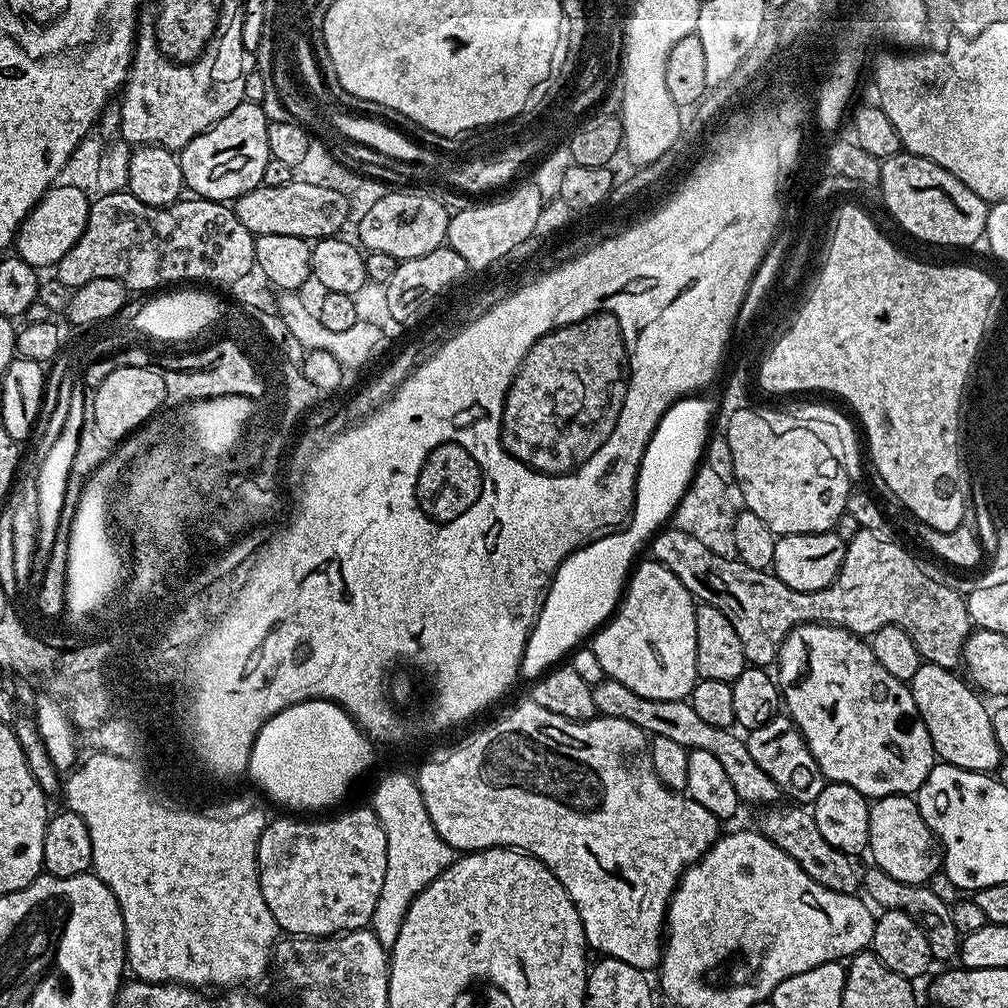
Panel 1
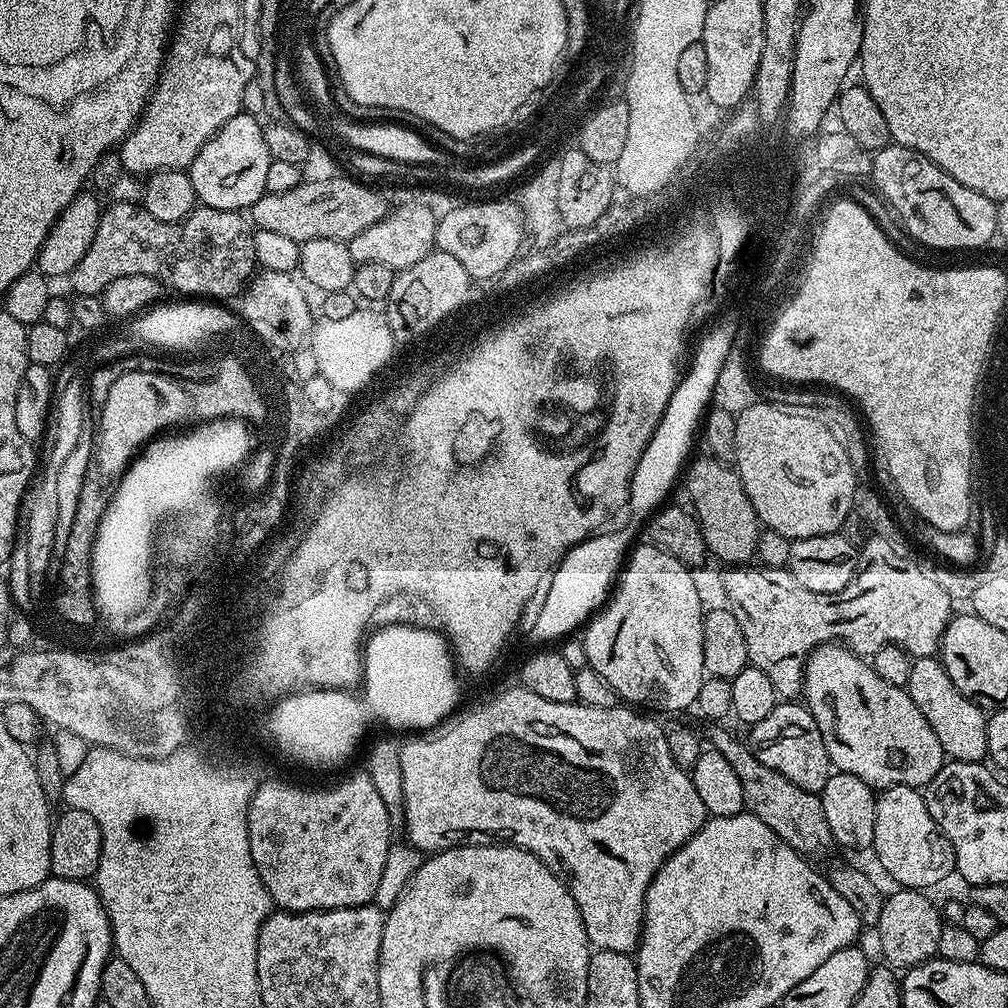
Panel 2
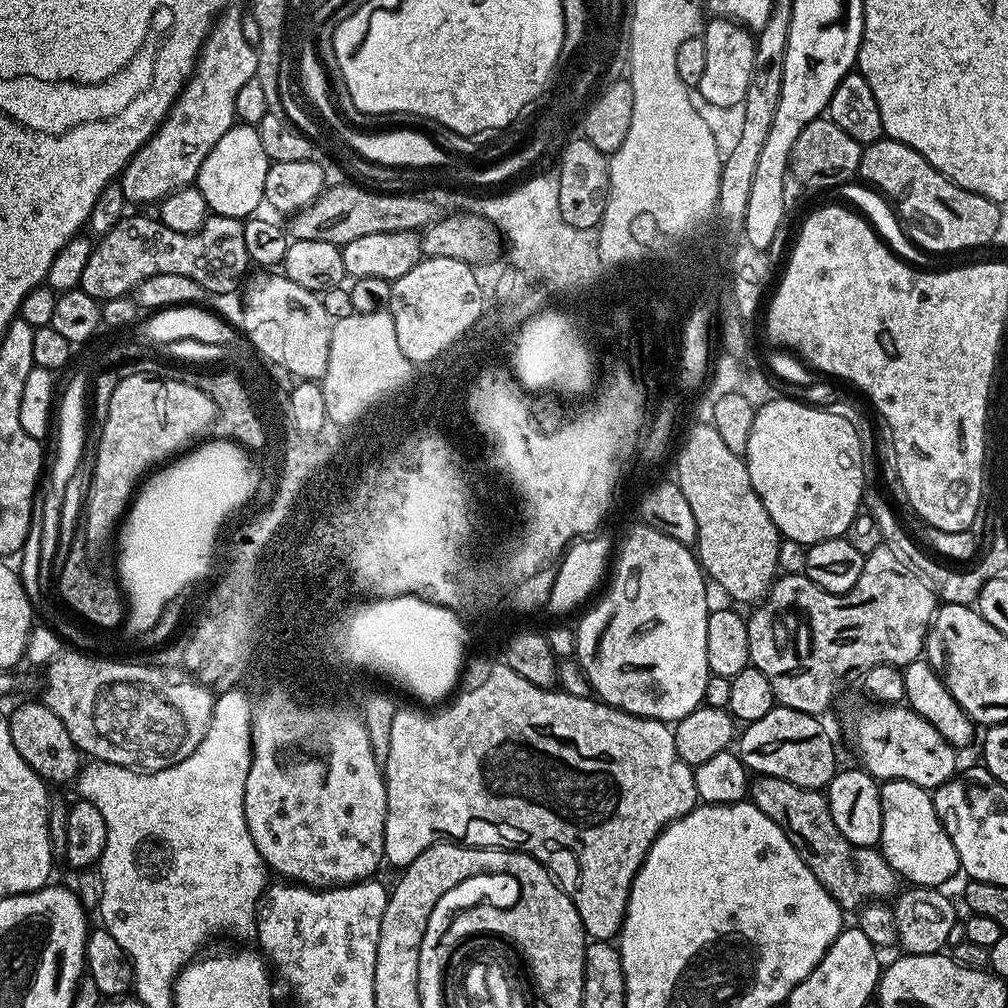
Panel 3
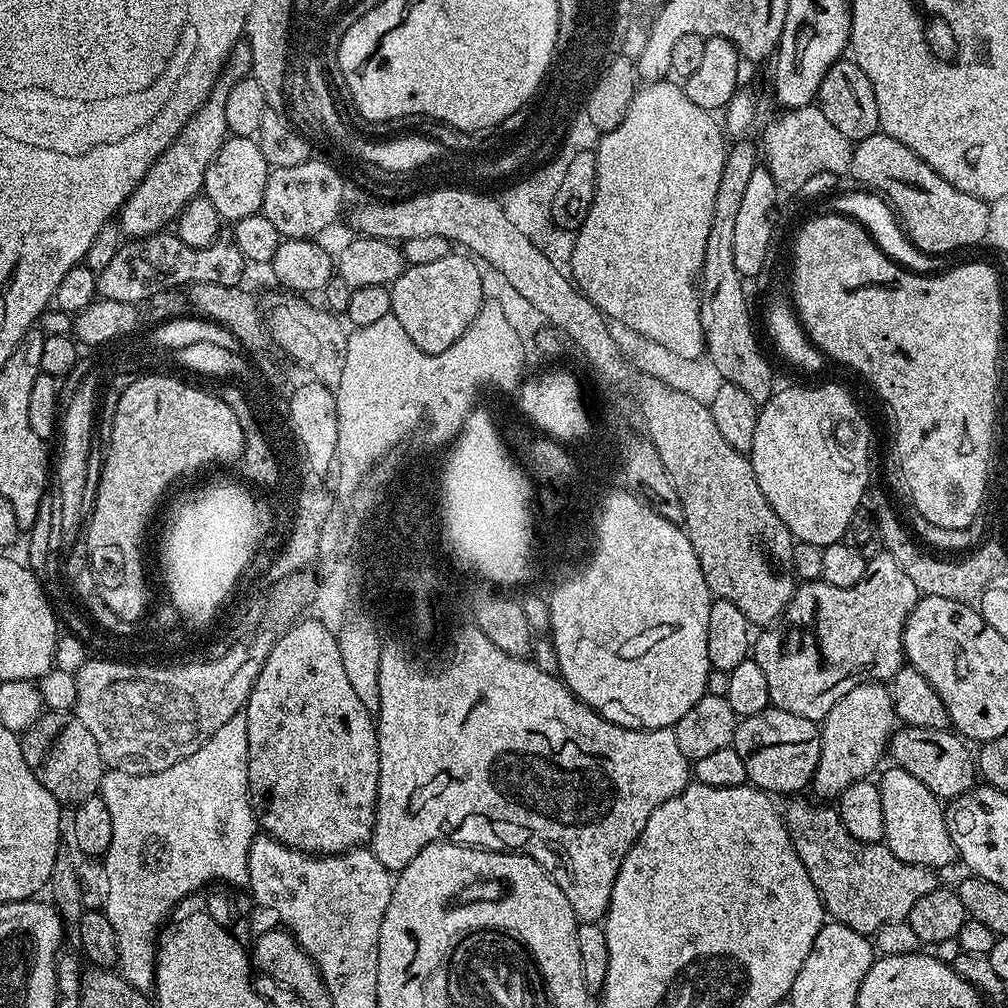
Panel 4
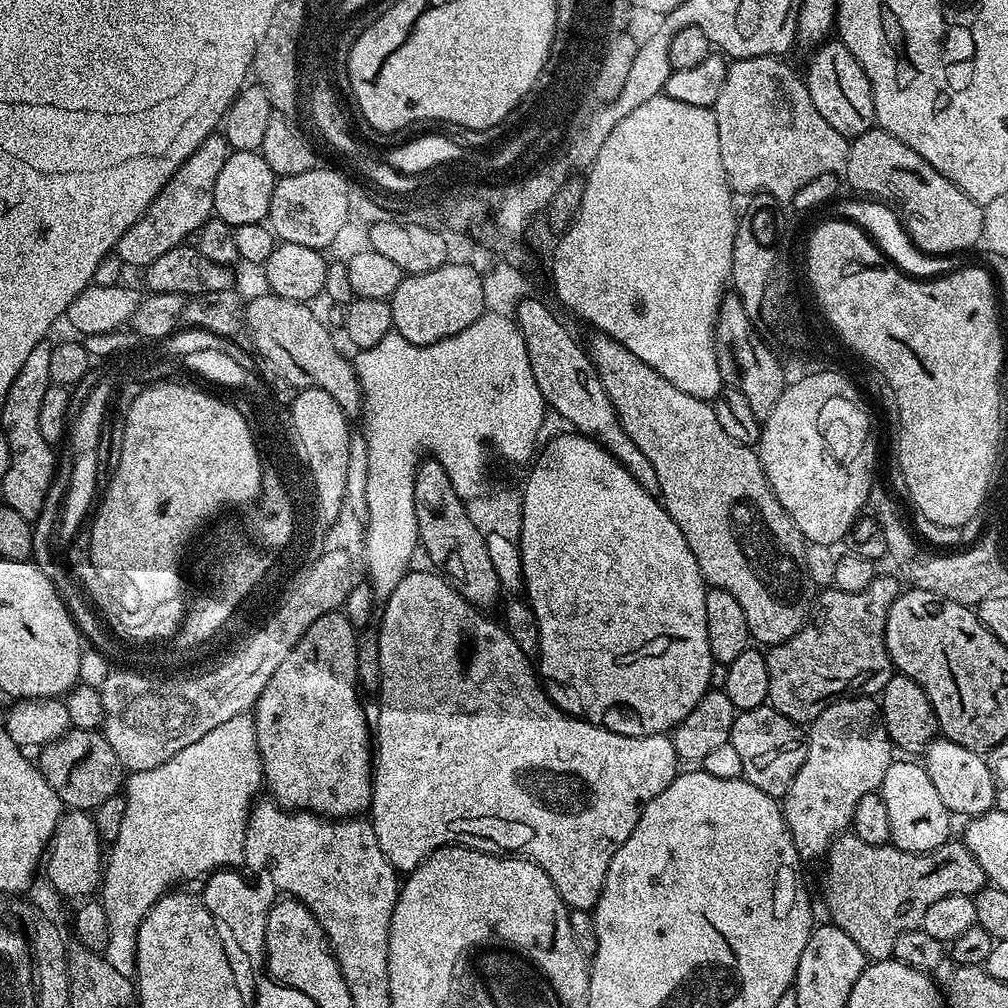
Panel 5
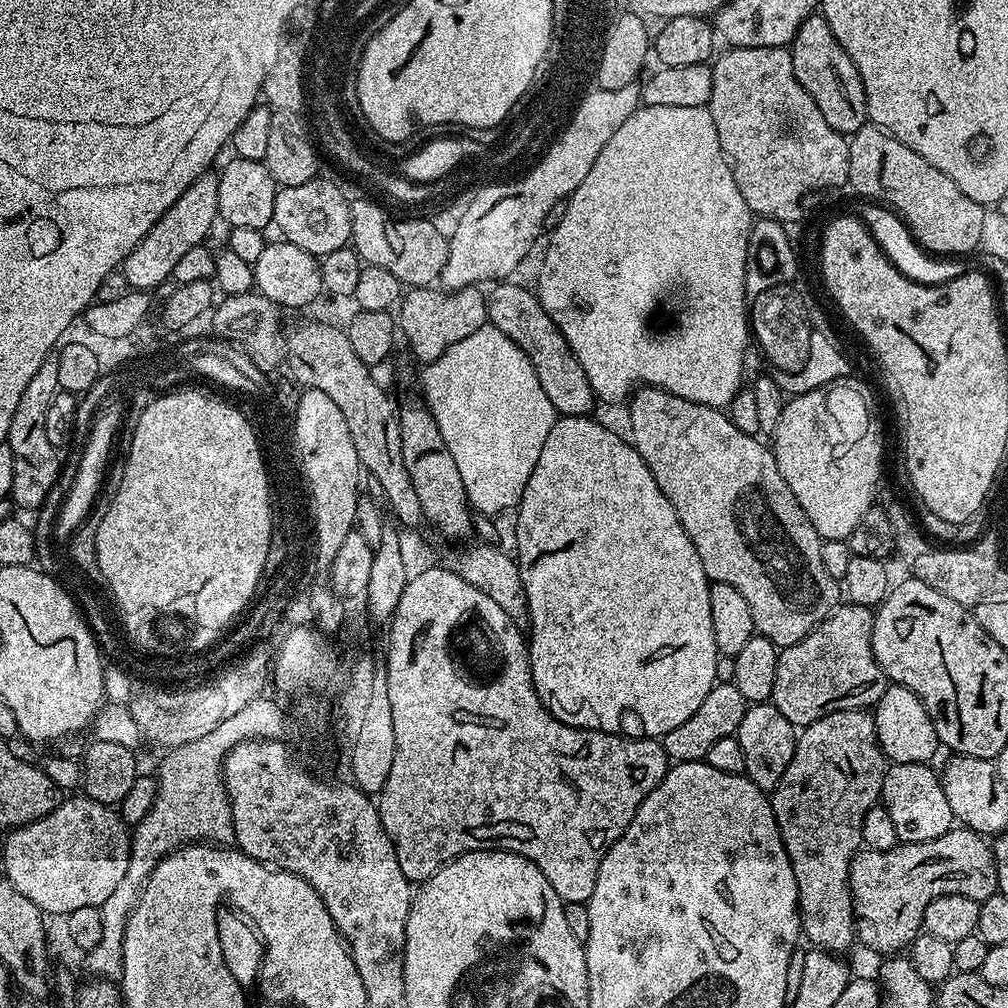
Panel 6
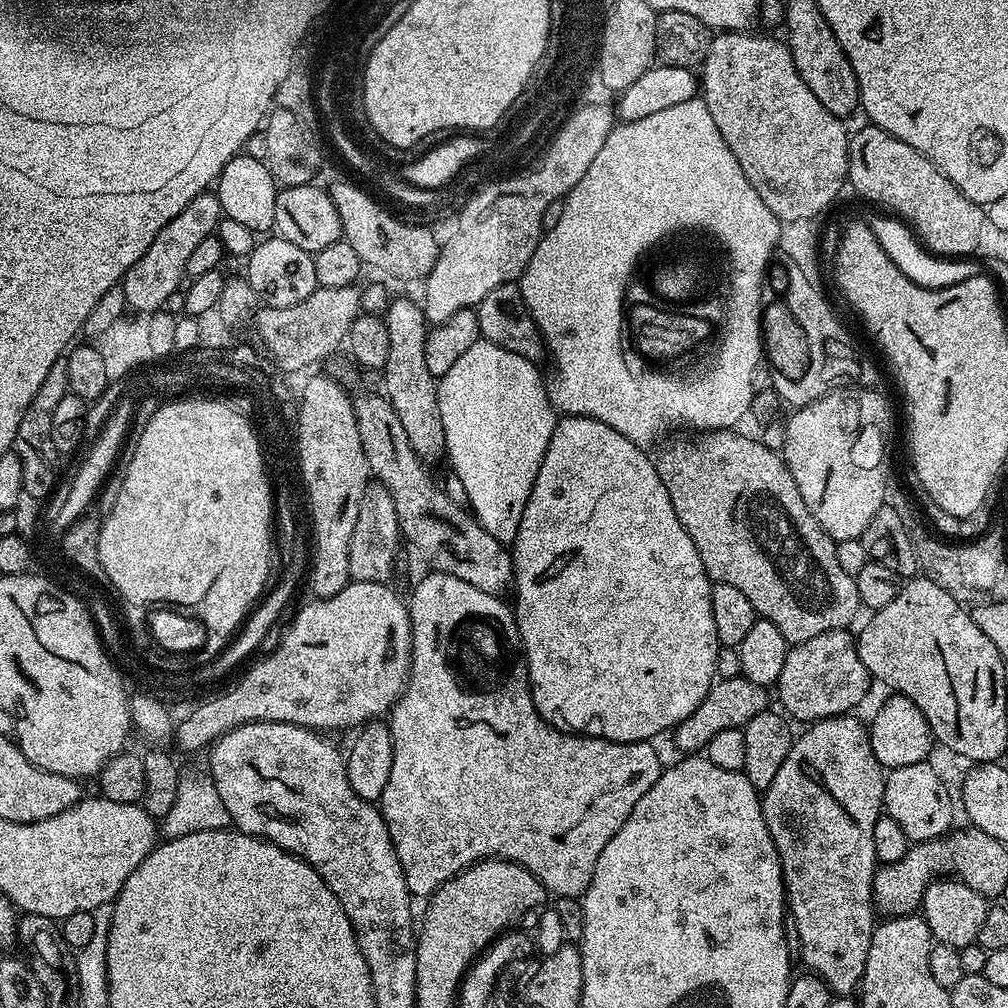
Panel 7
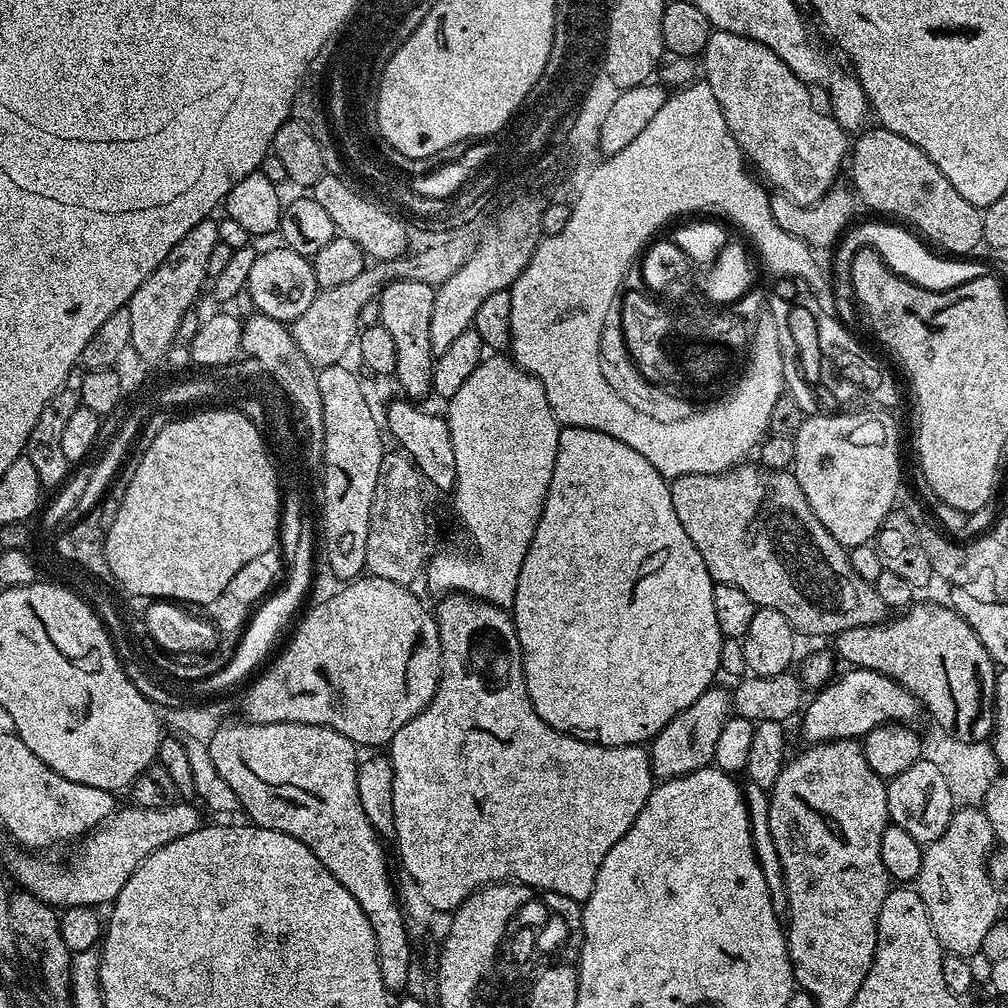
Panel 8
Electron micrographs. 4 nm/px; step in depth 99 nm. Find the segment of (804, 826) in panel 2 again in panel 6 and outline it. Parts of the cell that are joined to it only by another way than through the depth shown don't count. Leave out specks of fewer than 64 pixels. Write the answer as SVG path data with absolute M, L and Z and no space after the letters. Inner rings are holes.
M953 826L942 838L930 838L930 842L910 842L895 844L890 850L861 850L856 853L850 866L848 885L852 891L852 909L856 915L856 940L864 943L872 952L881 952L888 958L900 954L919 936L924 926L926 906L934 898L943 896L965 896L977 902L997 895L998 866L992 853L992 844L973 828Z

